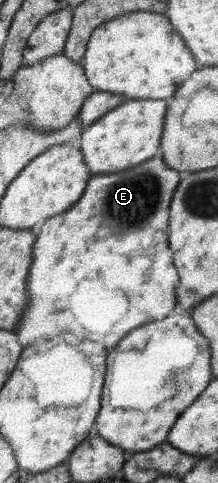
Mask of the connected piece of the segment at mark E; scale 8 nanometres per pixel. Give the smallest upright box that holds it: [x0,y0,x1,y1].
[18,157,186,349]

